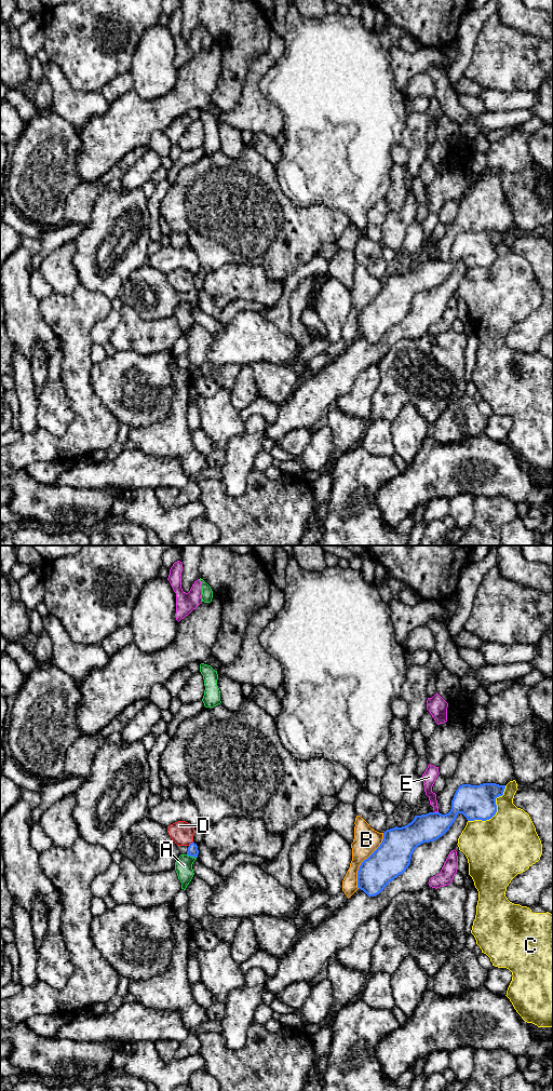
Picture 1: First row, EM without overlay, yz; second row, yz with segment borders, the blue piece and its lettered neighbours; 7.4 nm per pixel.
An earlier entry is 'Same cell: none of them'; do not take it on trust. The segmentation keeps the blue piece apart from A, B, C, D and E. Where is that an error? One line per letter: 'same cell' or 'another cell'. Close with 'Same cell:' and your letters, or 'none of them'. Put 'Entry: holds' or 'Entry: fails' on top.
Entry: holds
A: another cell
B: another cell
C: another cell
D: another cell
E: another cell
Same cell: none of them

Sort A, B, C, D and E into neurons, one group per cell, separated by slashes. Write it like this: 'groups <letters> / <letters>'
groups A / B / C / D / E

